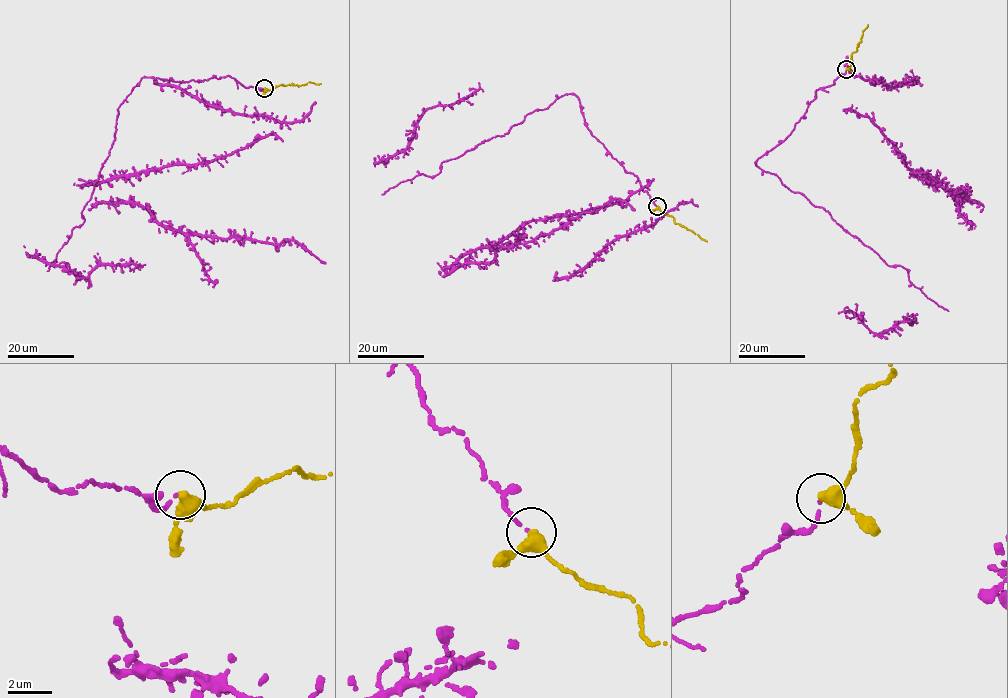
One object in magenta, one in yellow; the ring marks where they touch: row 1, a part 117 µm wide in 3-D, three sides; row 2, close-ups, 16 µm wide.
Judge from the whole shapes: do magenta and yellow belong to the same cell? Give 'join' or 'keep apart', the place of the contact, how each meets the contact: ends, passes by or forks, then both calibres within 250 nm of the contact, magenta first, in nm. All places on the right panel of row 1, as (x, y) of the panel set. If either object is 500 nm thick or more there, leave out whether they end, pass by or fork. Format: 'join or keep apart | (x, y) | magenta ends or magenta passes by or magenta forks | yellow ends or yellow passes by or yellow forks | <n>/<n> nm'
join | (846, 69) | magenta ends | yellow ends | 150/480 nm

